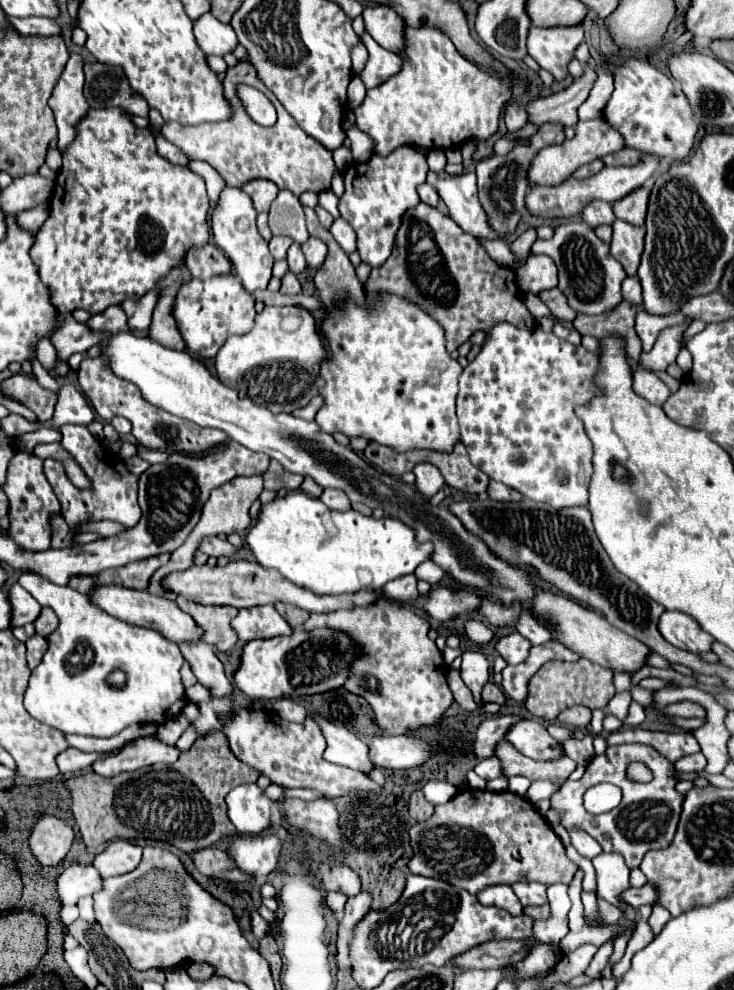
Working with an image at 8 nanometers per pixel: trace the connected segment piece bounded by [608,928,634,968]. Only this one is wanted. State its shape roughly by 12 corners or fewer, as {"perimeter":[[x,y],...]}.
{"perimeter":[[628,928],[624,936],[614,940],[614,952],[608,958],[608,966],[612,968],[624,954],[626,942],[634,928]]}

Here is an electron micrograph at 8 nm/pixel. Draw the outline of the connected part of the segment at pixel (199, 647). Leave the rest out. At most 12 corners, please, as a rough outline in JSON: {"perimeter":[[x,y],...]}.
{"perimeter":[[204,640],[182,644],[198,682],[214,698],[234,692],[222,662]]}

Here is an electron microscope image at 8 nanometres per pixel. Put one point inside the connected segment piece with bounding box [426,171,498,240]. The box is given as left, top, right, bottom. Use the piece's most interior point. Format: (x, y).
(459, 193)

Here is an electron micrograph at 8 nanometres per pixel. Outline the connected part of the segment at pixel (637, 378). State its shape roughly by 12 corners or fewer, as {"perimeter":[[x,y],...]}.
{"perimeter":[[634,370],[634,392],[662,406],[670,390],[656,374]]}

